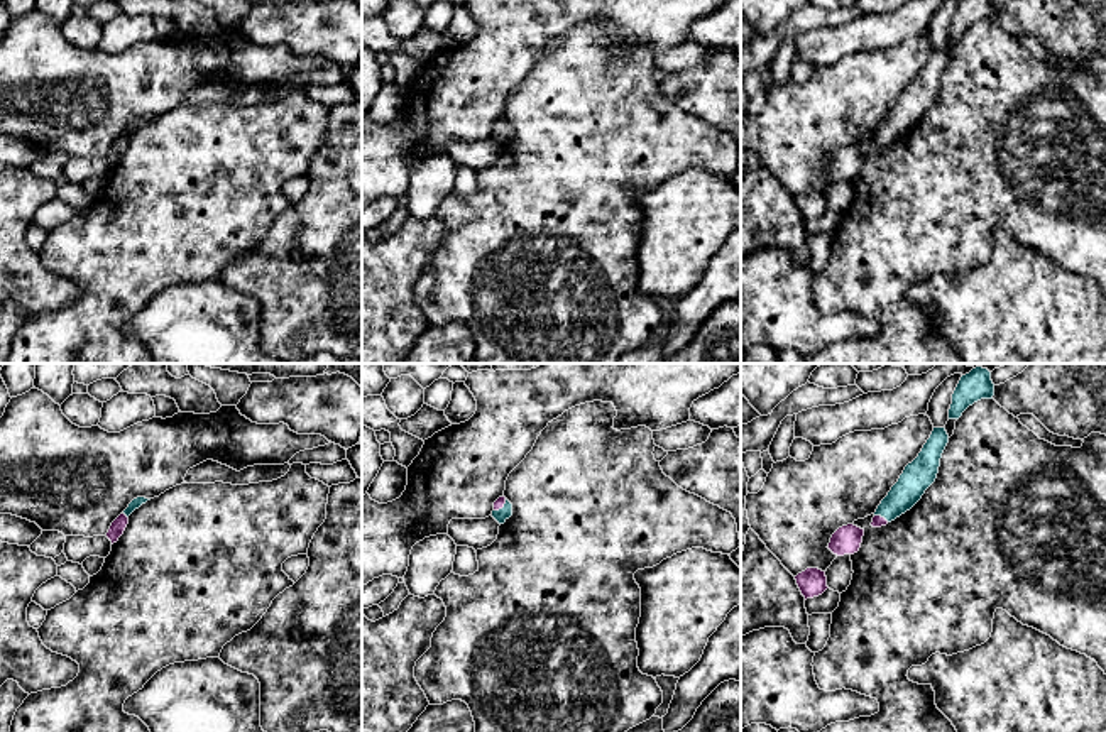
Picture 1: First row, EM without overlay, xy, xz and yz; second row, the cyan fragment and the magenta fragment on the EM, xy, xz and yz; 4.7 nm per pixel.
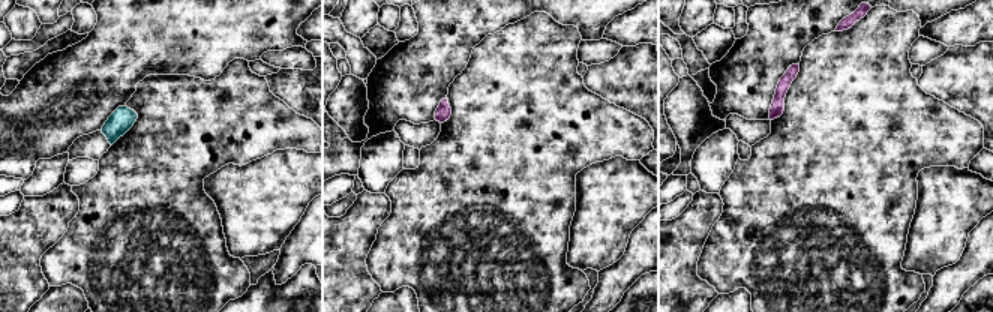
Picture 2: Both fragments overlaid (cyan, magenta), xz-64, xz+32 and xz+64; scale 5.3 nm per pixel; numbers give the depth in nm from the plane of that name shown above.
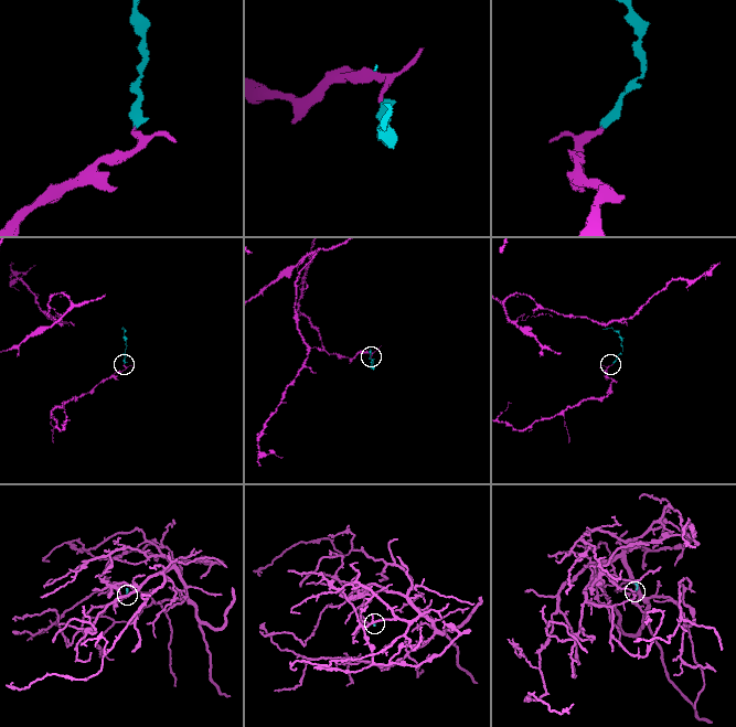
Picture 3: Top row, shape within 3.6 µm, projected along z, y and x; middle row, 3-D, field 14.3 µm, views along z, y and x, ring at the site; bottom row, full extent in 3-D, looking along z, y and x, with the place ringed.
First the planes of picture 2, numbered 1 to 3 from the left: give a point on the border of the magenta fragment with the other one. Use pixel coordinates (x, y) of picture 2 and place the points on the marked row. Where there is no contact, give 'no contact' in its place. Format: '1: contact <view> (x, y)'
1: no contact
2: no contact
3: no contact

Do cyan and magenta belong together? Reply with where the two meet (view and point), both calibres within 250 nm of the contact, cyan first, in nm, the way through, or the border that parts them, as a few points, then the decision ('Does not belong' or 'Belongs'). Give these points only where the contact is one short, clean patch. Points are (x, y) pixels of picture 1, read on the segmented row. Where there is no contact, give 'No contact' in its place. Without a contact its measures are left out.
Touches cyan at xy (125, 514). Thickness 50 nm (cyan) against 70 nm. Path across: xy (139, 501), (125, 514), (117, 528). Belongs

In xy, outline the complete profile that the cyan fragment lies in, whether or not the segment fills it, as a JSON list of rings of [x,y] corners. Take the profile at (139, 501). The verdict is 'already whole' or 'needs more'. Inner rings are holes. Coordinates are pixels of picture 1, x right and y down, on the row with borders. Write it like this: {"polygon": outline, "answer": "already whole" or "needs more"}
{"polygon": [[[137,497],[134,499],[129,507],[112,522],[108,533],[107,533],[107,538],[113,543],[118,541],[118,538],[123,534],[127,524],[129,524],[129,516],[139,509],[142,504],[145,504],[147,500],[151,499],[145,499],[145,497]]], "answer": "needs more"}

